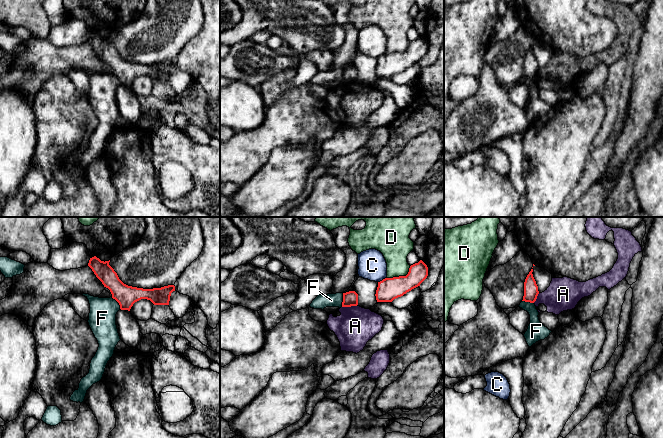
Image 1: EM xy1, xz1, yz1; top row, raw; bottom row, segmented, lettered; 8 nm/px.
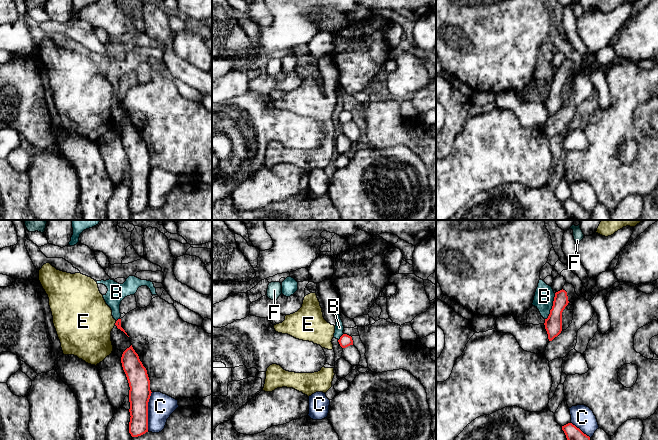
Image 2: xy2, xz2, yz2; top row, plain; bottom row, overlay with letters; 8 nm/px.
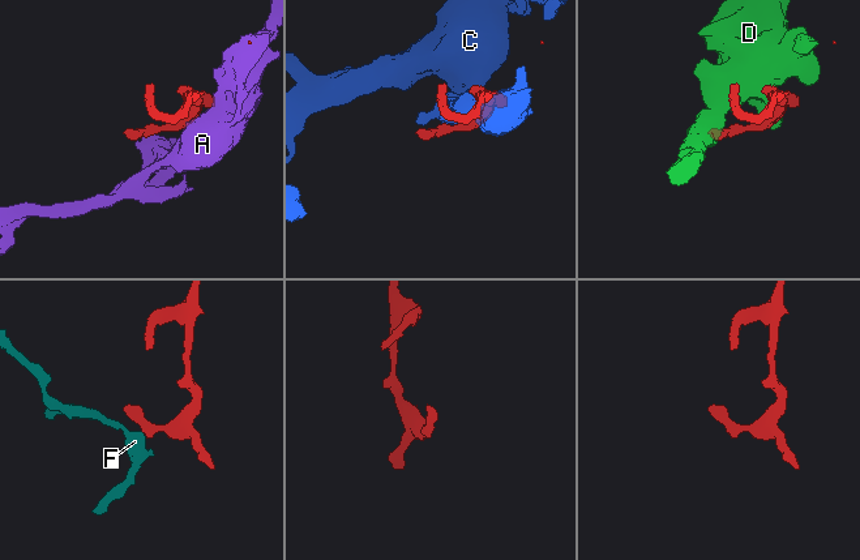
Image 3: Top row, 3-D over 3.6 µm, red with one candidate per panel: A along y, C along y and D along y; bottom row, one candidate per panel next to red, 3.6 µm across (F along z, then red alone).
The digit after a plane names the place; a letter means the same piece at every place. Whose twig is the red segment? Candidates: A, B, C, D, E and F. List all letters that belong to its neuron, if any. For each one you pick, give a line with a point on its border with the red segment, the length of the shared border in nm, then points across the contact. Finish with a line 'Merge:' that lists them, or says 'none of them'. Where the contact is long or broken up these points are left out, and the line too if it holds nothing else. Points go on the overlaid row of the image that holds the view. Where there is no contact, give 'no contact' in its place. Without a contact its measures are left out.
B: yz2 (552, 306) | 240 nm
Merge: B

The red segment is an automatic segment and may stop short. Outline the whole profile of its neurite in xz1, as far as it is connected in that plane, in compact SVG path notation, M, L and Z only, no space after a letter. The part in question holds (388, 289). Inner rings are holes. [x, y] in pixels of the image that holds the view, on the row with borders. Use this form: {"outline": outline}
{"outline": "M420 260L418 263L410 266L406 276L385 278L378 282L375 294L376 300L377 302L392 302L394 299L420 286L427 276L428 267Z"}

